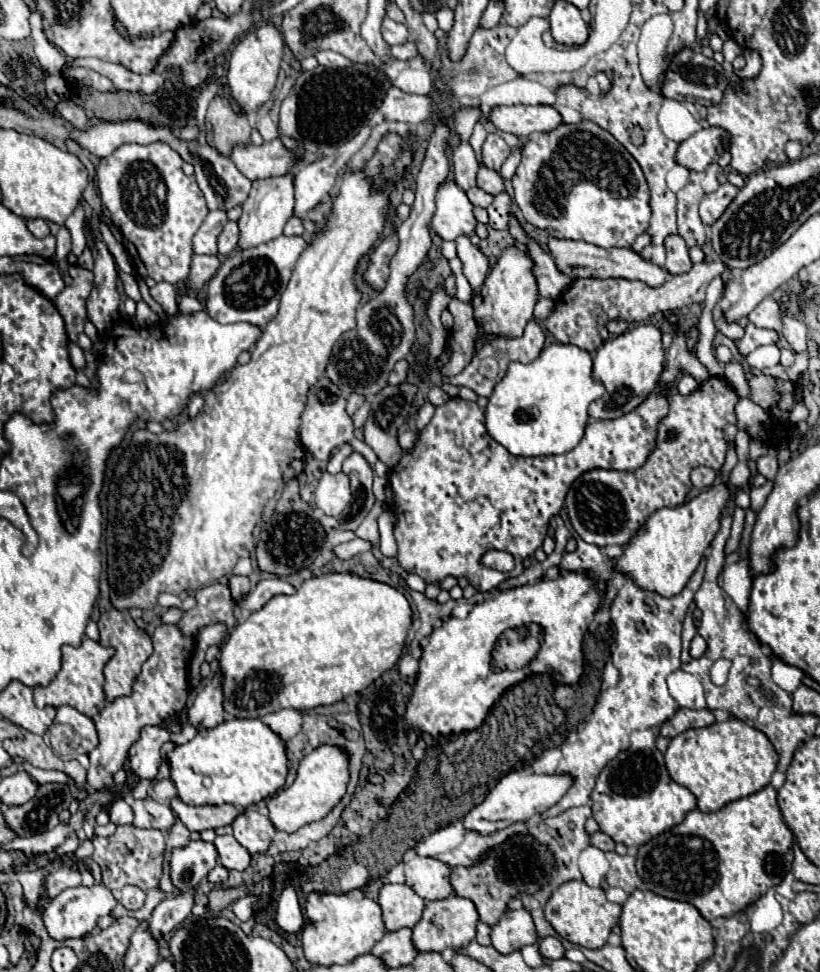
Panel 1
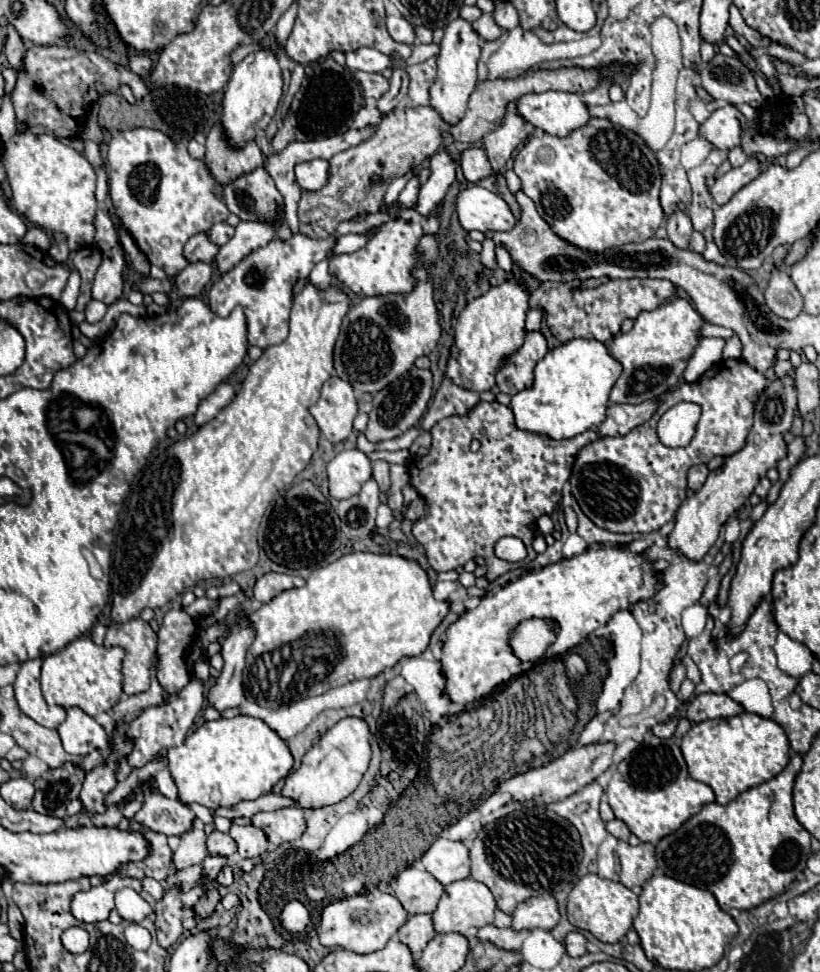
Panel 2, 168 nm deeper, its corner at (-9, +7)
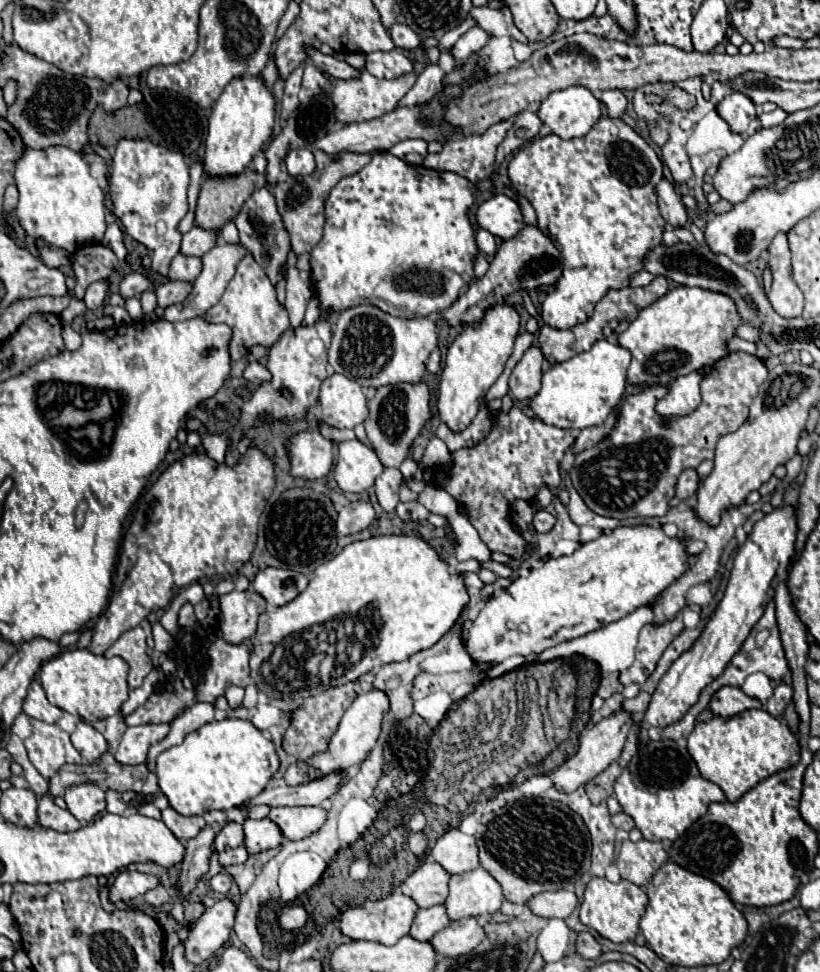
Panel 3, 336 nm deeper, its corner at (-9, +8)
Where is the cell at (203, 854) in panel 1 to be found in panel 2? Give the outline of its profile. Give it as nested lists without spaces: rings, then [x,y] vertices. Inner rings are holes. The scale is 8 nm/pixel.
[[[213,831],[209,835],[209,855],[225,855],[231,857],[233,853],[237,853],[237,843],[233,841],[233,837],[229,833],[221,833],[221,831]]]

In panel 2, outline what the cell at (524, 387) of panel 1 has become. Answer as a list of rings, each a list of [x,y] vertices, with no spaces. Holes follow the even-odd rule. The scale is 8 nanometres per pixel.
[[[573,339],[565,345],[559,345],[557,349],[549,351],[545,359],[541,359],[535,367],[535,385],[531,389],[525,389],[517,395],[513,395],[511,409],[515,413],[515,423],[519,429],[535,431],[551,439],[569,439],[575,437],[587,429],[595,429],[605,421],[605,411],[609,405],[609,393],[621,375],[621,363],[609,353],[609,349],[599,341],[585,341],[585,339]]]

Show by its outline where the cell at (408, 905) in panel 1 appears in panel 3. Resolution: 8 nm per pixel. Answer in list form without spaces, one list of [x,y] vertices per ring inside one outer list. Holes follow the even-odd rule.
[[[427,856],[423,864],[407,876],[407,880],[399,886],[401,892],[417,902],[419,908],[431,908],[443,904],[447,898],[449,874]]]

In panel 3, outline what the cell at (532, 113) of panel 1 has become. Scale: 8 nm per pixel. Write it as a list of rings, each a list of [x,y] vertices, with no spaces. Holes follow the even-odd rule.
[[[583,86],[551,92],[539,106],[537,116],[559,138],[585,136],[601,118],[599,100]]]

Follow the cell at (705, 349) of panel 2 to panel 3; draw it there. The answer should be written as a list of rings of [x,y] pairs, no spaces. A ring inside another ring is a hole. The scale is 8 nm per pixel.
[[[691,372],[683,378],[677,378],[673,386],[669,388],[671,392],[657,402],[657,414],[663,420],[671,420],[673,416],[687,416],[701,404],[701,394],[699,394],[699,382],[703,374],[701,372]]]

